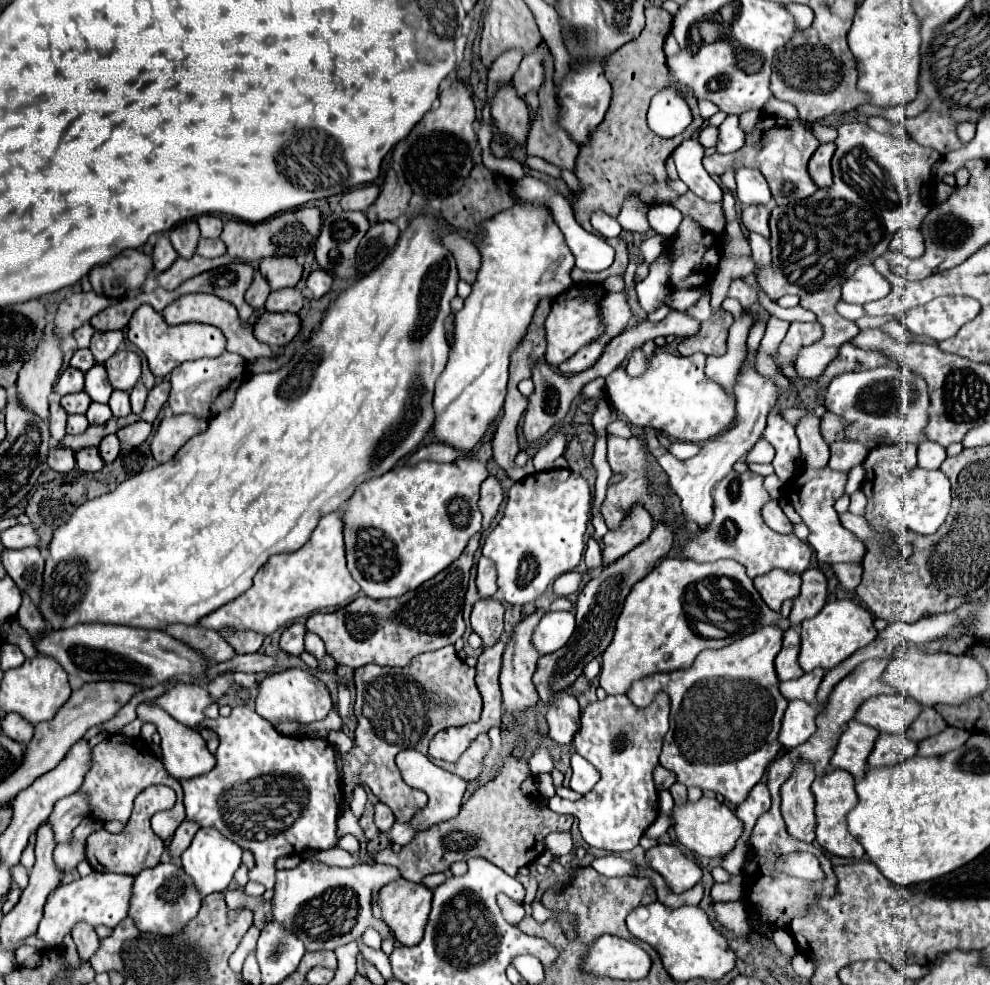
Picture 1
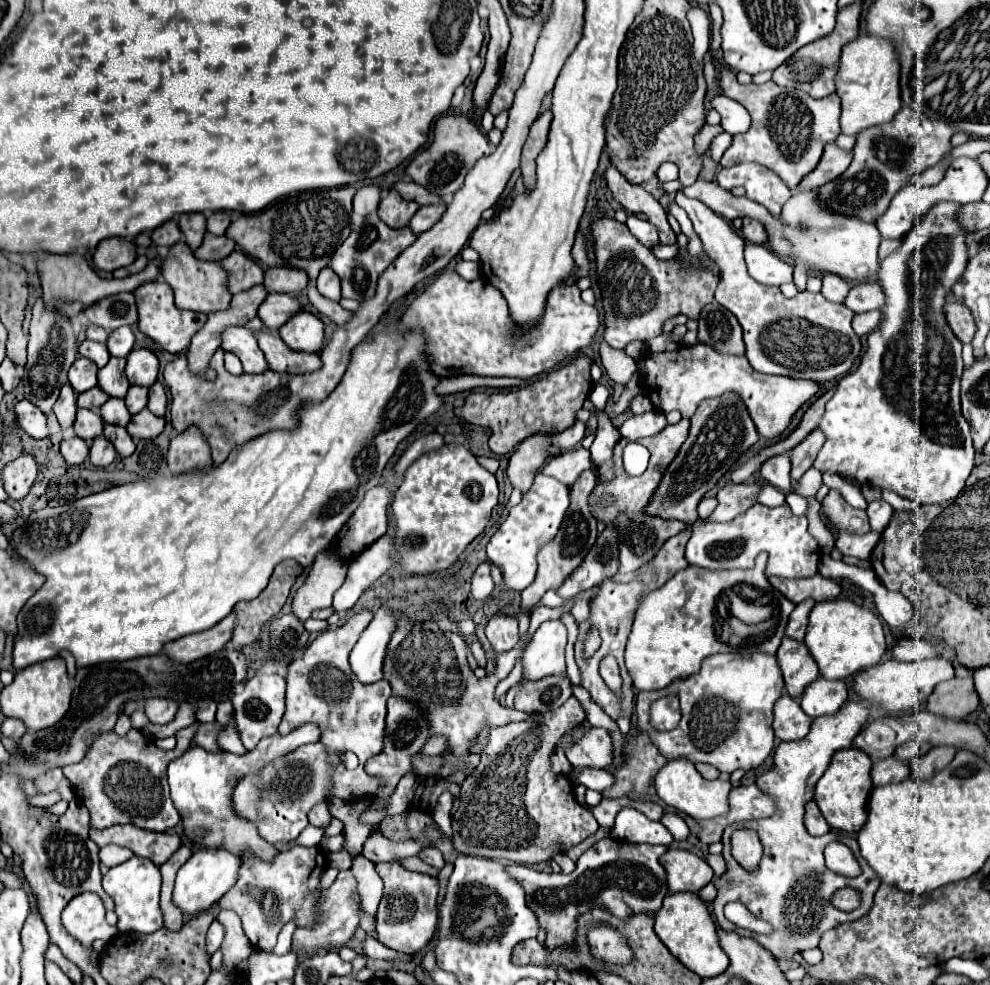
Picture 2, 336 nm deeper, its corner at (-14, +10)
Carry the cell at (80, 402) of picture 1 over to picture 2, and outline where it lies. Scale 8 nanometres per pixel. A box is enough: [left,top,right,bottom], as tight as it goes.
[78,386,110,410]

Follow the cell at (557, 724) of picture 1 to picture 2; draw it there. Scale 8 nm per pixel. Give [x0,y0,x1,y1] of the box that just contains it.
[564,728,614,786]

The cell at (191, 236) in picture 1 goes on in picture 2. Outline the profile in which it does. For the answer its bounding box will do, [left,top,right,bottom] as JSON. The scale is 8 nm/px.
[178,214,206,250]

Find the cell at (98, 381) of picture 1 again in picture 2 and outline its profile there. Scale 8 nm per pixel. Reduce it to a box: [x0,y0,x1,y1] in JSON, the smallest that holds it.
[98,358,130,398]

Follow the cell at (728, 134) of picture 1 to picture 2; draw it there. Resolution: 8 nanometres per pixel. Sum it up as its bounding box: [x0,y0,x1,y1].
[710,94,750,136]

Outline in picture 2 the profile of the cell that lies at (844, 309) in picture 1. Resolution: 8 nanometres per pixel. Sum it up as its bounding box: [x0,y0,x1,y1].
[716,164,792,214]

